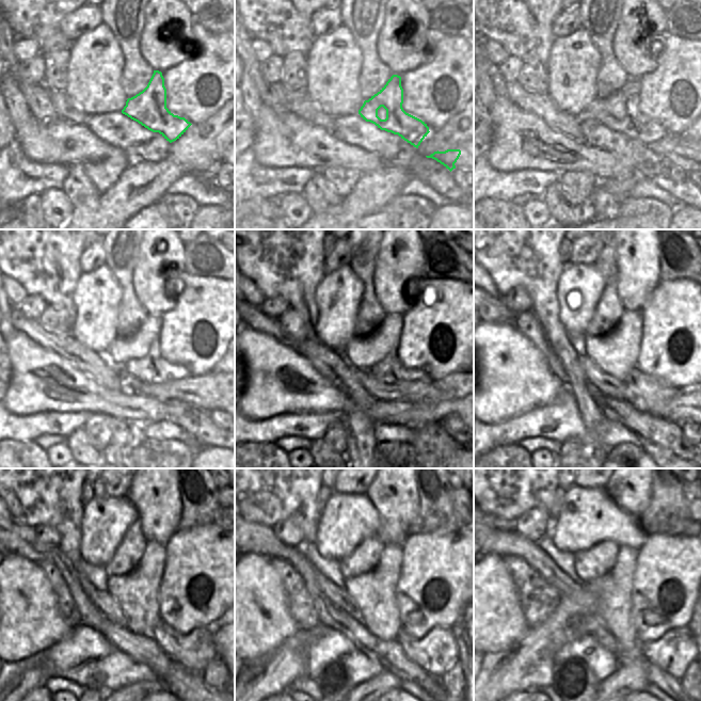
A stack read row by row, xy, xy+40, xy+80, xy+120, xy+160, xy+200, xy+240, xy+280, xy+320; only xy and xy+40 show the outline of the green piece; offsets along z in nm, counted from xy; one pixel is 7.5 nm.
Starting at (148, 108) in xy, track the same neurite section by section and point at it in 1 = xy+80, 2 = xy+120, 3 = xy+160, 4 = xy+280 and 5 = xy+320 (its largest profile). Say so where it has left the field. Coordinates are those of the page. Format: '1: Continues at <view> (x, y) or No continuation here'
1: Continues at xy+80 (635, 125)
2: Continues at xy+120 (162, 380)
3: Continues at xy+160 (389, 380)
4: Continues at xy+280 (436, 651)
5: Continues at xy+320 (673, 653).

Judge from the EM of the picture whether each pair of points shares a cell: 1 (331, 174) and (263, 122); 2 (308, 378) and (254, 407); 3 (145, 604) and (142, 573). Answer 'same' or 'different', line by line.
1: different
2: same
3: same

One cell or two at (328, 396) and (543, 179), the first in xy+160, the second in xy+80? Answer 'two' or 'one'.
two

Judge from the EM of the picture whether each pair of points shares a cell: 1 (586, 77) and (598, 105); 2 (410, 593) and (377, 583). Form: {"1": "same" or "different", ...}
{"1": "different", "2": "different"}

